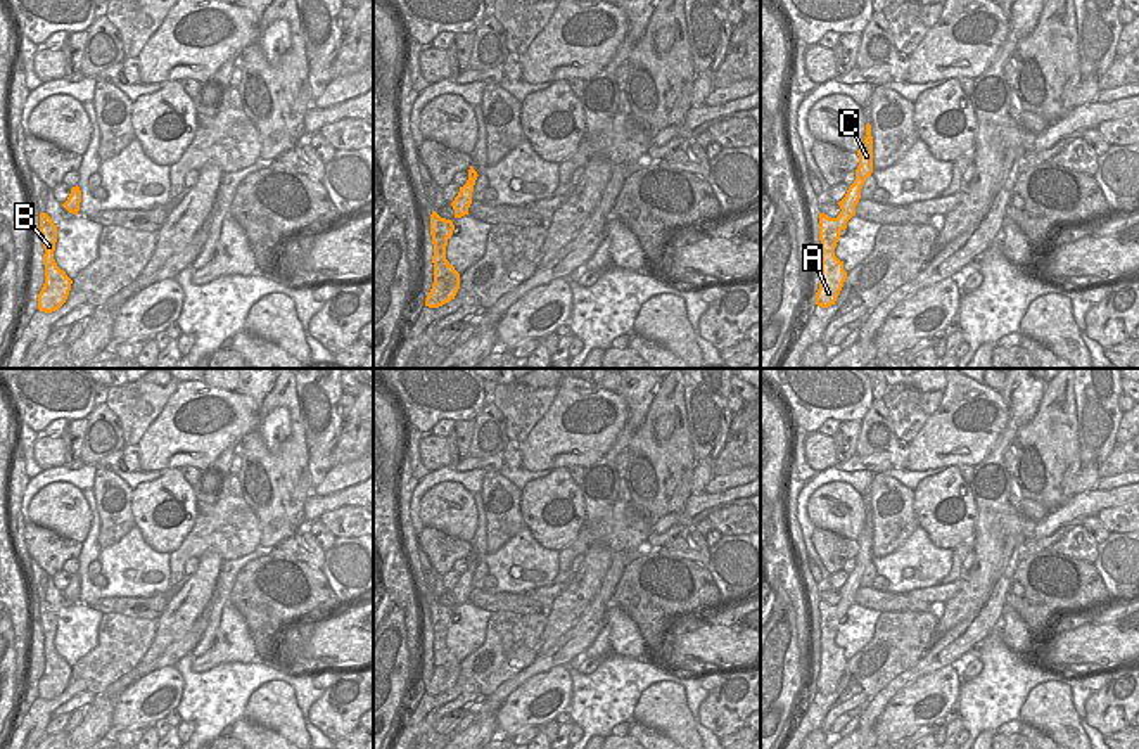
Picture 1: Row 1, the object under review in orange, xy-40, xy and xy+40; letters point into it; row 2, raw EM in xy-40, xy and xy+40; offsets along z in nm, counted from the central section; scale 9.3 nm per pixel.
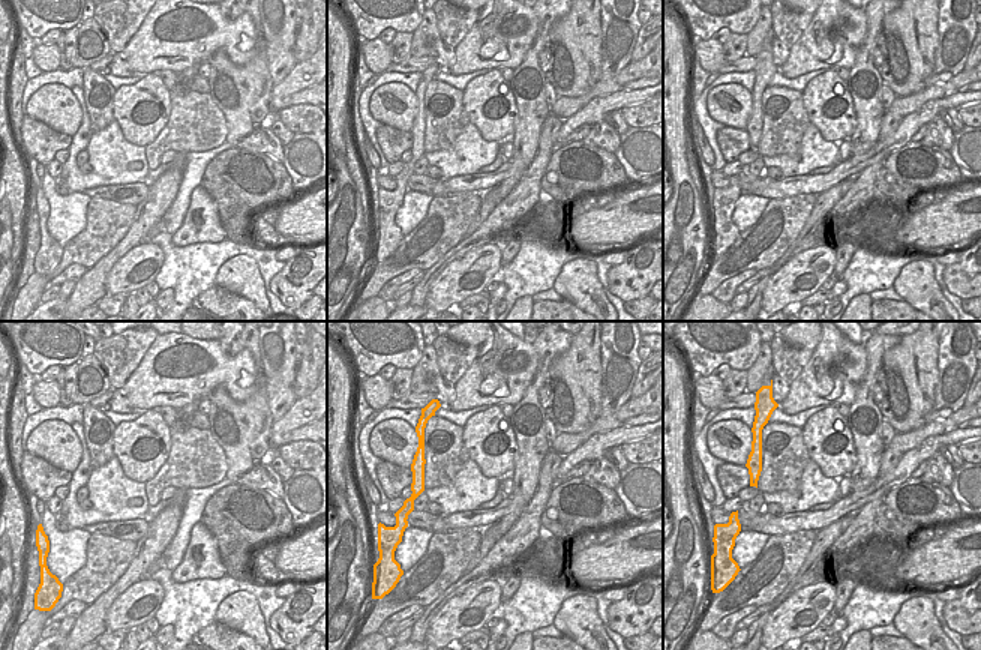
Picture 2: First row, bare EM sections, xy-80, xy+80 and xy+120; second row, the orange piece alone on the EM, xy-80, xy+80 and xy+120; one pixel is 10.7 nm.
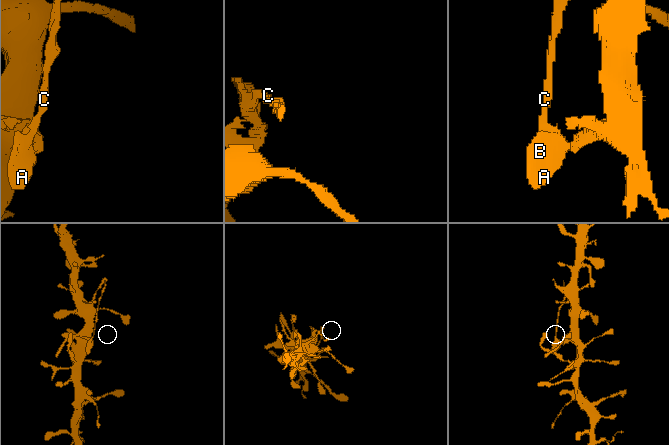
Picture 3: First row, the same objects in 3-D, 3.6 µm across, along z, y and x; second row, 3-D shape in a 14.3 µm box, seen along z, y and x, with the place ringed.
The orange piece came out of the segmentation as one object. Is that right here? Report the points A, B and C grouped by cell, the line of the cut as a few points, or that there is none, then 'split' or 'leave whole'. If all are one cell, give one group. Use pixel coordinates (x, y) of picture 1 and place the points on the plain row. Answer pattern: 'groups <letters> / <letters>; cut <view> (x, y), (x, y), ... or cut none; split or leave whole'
groups A B / C; cut xy+40 (840, 594), (847, 594), (854, 601); split

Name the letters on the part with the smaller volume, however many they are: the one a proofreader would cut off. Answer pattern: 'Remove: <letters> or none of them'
Remove: C.

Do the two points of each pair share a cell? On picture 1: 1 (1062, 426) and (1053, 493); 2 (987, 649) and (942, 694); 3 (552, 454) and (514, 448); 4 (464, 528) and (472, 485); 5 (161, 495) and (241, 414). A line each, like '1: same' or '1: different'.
1: same
2: different
3: different
4: different
5: different

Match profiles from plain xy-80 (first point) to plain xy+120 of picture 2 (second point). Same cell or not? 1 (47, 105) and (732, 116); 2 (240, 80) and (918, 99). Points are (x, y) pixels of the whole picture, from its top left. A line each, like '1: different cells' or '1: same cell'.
1: same cell
2: different cells

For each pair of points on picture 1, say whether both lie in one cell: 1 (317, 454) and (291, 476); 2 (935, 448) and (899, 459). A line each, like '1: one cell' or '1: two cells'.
1: two cells
2: two cells

